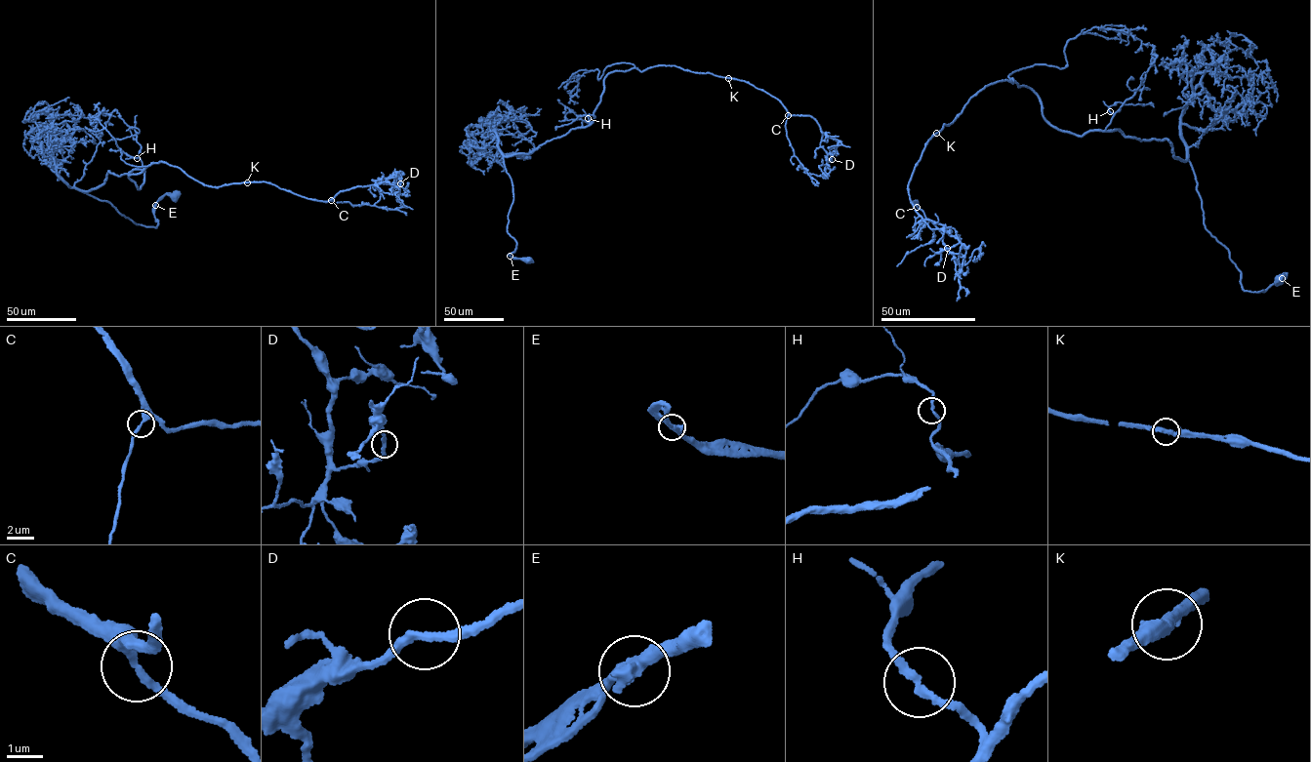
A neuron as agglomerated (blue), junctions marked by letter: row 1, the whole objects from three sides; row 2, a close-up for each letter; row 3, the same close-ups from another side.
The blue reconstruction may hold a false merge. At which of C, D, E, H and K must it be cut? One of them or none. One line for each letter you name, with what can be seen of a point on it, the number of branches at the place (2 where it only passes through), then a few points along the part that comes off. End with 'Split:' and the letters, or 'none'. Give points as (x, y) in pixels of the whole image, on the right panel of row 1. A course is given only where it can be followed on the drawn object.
Split: none

